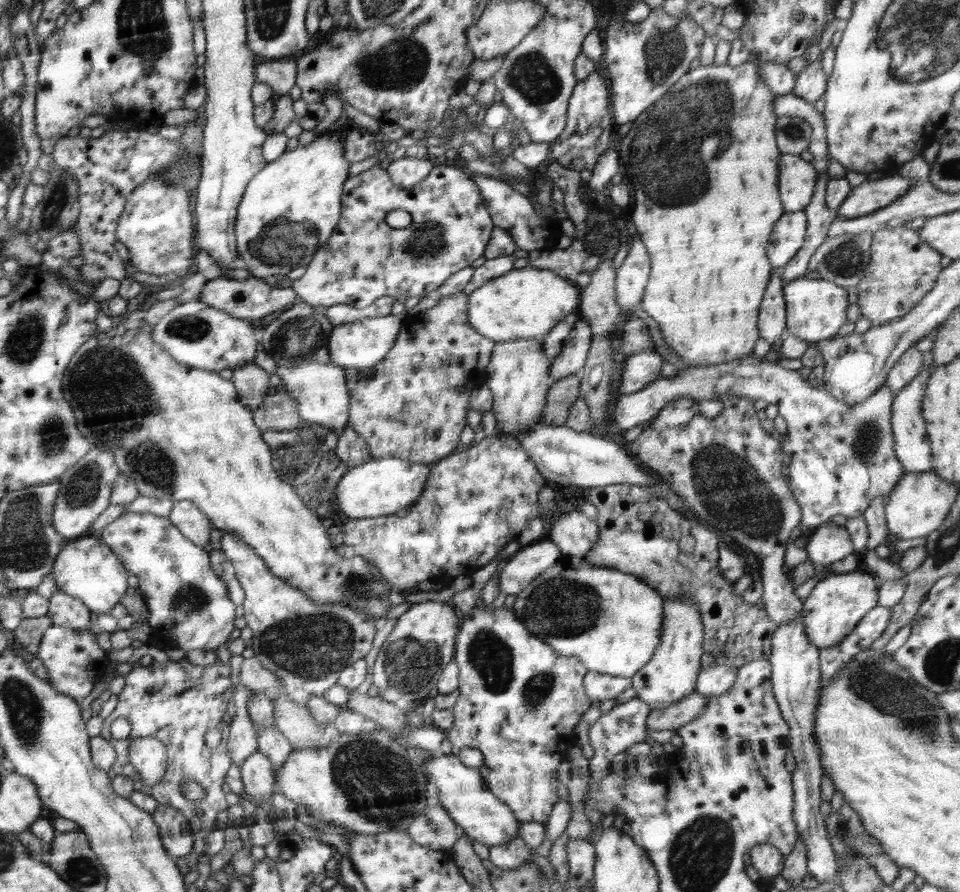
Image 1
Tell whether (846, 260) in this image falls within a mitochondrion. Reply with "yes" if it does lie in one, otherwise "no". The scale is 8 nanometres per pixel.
yes

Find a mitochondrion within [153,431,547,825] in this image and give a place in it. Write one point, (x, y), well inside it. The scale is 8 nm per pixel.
(313, 645)

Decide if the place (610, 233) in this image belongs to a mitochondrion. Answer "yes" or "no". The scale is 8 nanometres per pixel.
yes

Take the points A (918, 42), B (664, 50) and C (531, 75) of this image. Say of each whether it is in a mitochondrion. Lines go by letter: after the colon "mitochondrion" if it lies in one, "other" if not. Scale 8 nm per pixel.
A: mitochondrion
B: mitochondrion
C: mitochondrion

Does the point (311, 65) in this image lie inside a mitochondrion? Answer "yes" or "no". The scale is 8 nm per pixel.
no

